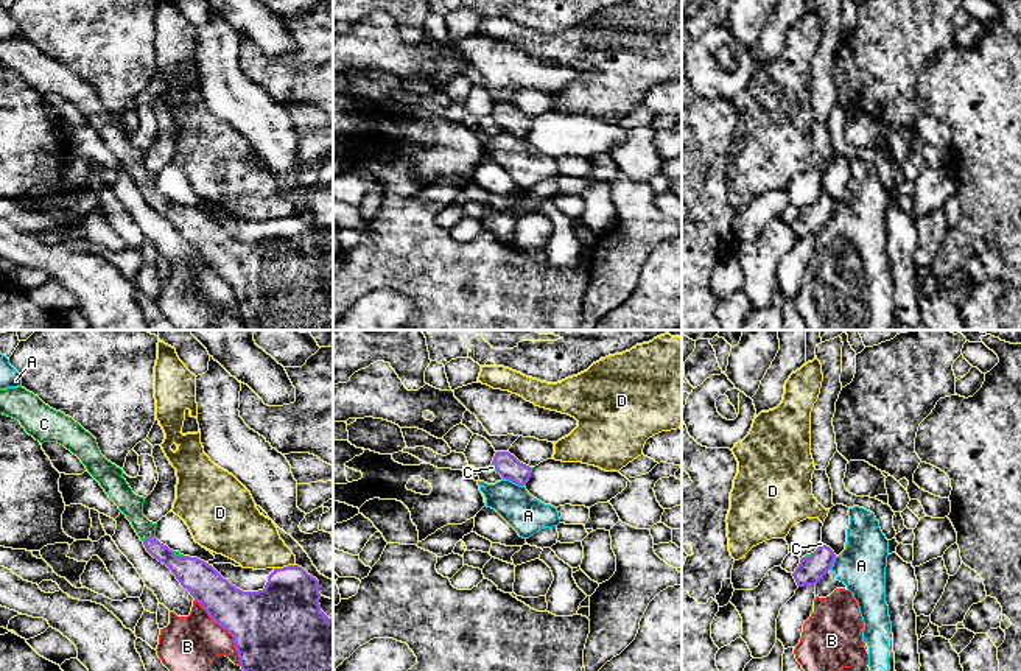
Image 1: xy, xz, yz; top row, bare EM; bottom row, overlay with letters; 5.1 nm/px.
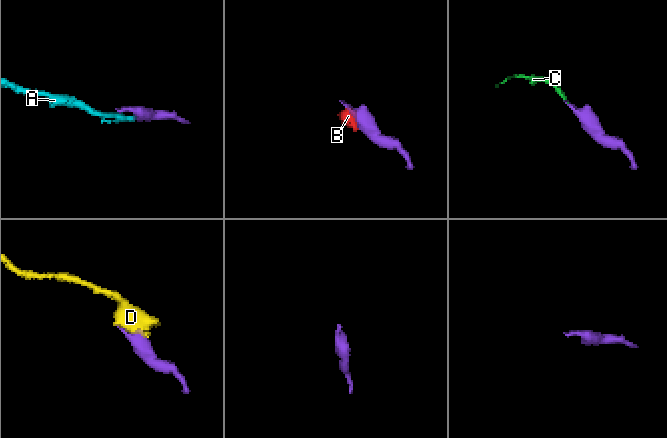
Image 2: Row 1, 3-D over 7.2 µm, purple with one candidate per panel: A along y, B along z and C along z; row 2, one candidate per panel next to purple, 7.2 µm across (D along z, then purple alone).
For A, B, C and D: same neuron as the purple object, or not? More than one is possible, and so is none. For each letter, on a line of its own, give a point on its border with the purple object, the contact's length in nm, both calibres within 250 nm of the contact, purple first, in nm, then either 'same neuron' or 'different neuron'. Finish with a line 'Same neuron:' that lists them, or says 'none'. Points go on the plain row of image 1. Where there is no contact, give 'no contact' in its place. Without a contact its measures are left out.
A: xz (514, 133) | 120 nm | 120/190 nm | different neuron
B: xy (226, 281) | 420 nm | 440/300 nm | different neuron
C: xy (148, 190) | 70 nm | 140/120 nm | same neuron
D: xy (284, 218) | 110 nm | 360/280 nm | different neuron
Same neuron: C

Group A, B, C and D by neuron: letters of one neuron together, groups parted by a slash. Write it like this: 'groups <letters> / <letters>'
groups A B / C / D

